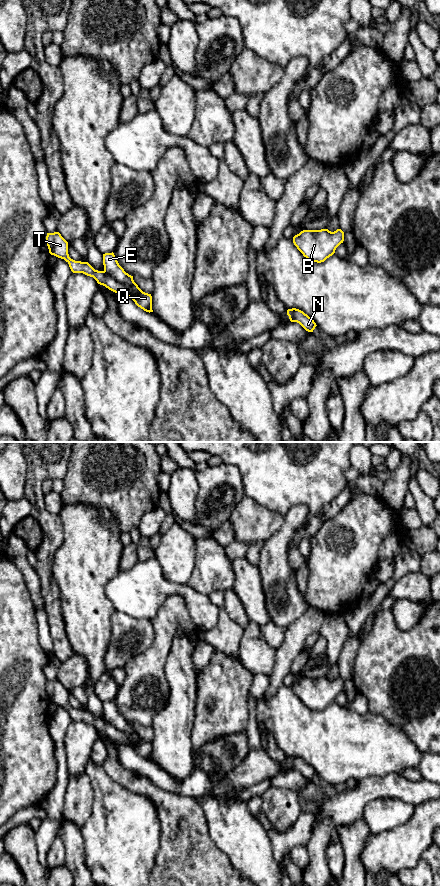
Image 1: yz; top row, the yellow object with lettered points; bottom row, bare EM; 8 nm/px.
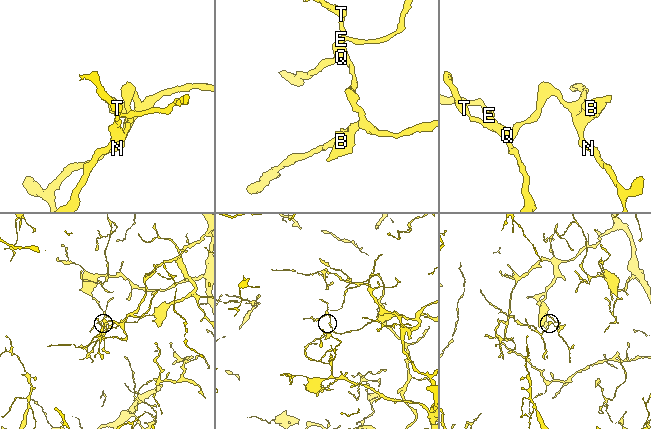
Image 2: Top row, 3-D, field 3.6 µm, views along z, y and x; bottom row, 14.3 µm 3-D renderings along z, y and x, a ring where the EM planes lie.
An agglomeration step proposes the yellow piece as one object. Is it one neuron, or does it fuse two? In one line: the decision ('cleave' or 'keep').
cleave

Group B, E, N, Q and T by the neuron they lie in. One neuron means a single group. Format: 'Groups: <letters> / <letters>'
Groups: B N T / E Q

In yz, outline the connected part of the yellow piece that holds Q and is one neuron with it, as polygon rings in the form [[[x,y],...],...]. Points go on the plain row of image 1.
[[[114,701],[103,702],[104,720],[111,724],[115,729],[128,732],[132,741],[136,743],[135,752],[146,760],[152,760],[152,744],[143,740],[134,730],[133,724],[129,723],[119,713]]]

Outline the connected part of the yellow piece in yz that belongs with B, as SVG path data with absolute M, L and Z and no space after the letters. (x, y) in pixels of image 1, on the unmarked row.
M328 677L321 678L303 678L299 682L293 685L293 691L297 697L312 710L321 711L335 701L336 696L343 691L344 680L341 677L337 677L334 680Z

